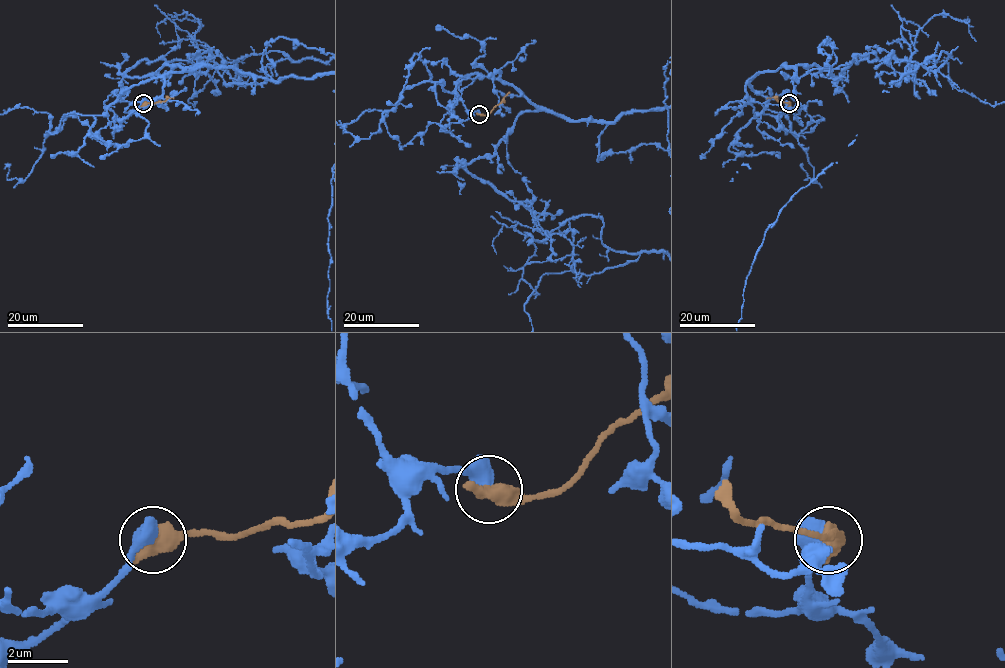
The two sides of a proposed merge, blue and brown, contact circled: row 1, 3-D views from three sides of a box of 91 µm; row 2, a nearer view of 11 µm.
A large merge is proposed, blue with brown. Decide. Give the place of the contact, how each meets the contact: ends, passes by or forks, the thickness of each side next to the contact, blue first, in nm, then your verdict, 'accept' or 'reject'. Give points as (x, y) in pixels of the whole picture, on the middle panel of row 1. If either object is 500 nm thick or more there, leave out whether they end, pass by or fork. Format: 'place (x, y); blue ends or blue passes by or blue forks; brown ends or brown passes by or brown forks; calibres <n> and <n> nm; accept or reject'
place (479, 114); calibres 600 and 650 nm; reject

